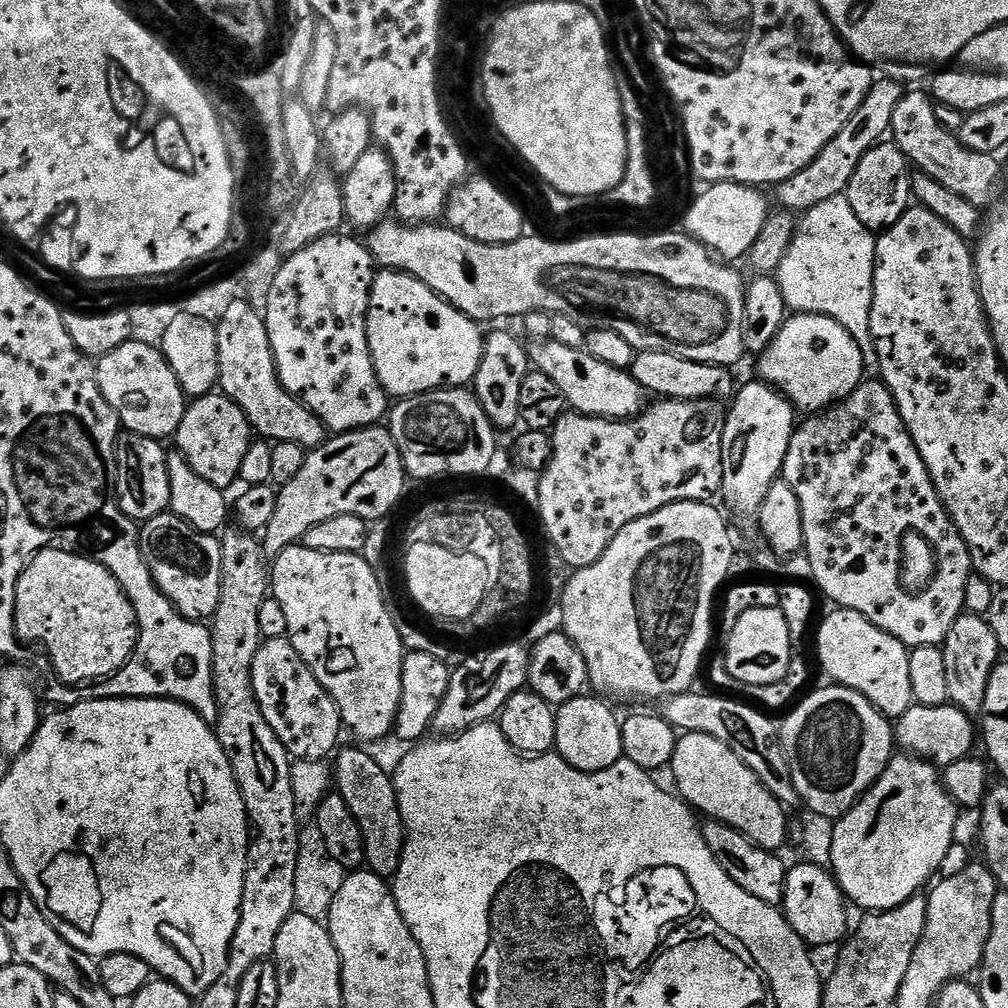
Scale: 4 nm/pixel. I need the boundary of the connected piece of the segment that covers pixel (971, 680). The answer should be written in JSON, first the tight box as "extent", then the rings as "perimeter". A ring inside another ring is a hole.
{"extent":[942,614,1002,718],"perimeter":[[[962,614],[954,626],[950,626],[950,634],[944,639],[942,647],[946,658],[950,703],[973,718],[979,717],[986,702],[986,682],[990,682],[990,674],[1002,656],[998,638],[994,638],[994,630],[990,630],[985,617]]]}

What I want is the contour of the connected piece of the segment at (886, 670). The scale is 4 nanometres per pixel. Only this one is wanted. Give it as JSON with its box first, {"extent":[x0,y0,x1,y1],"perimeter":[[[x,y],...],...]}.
{"extent":[814,608,913,718],"perimeter":[[[836,608],[814,632],[814,652],[820,655],[820,664],[828,671],[829,681],[841,688],[862,694],[884,716],[899,718],[913,706],[910,690],[910,649],[908,645],[878,630],[862,614],[849,608]]]}

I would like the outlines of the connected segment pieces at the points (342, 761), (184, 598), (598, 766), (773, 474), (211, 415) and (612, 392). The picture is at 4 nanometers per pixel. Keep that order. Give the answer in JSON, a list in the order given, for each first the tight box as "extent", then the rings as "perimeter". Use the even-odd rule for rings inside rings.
[{"extent":[334,746,404,878],"perimeter":[[[356,746],[360,748],[344,748],[341,747],[339,751],[335,753],[334,761],[336,760],[336,788],[335,791],[342,798],[346,798],[346,806],[350,806],[350,811],[354,813],[354,818],[358,821],[358,830],[362,830],[362,842],[364,843],[364,864],[366,865],[367,871],[373,872],[374,874],[378,874],[379,876],[385,878],[395,877],[396,871],[398,870],[398,866],[402,862],[402,854],[404,853],[404,819],[402,818],[402,814],[400,813],[400,803],[398,802],[398,798],[396,797],[396,786],[393,780],[393,777],[390,775],[389,769],[388,772],[383,768],[382,765],[379,764],[378,761],[375,760],[374,757],[371,756],[370,753],[367,752],[367,747],[364,746]]]},{"extent":[140,514,222,622],"perimeter":[[[165,514],[143,521],[140,549],[162,594],[187,620],[208,622],[215,617],[222,578],[221,541],[191,528],[181,516]]]},{"extent":[555,694,624,772],"perimeter":[[[585,694],[556,708],[555,751],[570,766],[583,772],[606,770],[617,764],[624,755],[622,750],[622,720],[612,713],[611,703]],[[596,699],[596,700],[595,700]],[[604,703],[604,704],[603,704]]]},{"extent":[722,382,798,514],"perimeter":[[[767,382],[755,383],[748,384],[745,388],[743,385],[735,393],[731,401],[732,408],[730,404],[726,412],[722,434],[722,500],[736,512],[752,514],[759,513],[770,486],[781,479],[786,450],[792,441],[796,416],[798,417],[797,409],[783,392]]]},{"extent":[174,394,254,490],"perimeter":[[[209,394],[195,397],[185,407],[184,417],[174,437],[174,448],[184,455],[186,462],[198,474],[206,478],[210,486],[228,490],[232,483],[240,480],[242,458],[254,439],[254,429],[248,423],[246,414],[229,396]]]},{"extent":[530,338,646,420],"perimeter":[[[551,338],[542,340],[531,345],[530,364],[535,371],[546,374],[546,378],[551,378],[561,388],[571,411],[587,416],[603,416],[605,420],[630,420],[639,416],[645,407],[646,393],[638,386],[631,371],[606,366],[606,362],[598,362],[598,358],[583,348],[562,346],[562,342]]]}]

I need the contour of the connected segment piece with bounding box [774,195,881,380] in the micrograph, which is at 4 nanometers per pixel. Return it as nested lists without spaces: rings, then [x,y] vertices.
[[[842,195],[830,198],[827,202],[818,202],[818,206],[803,213],[796,237],[790,242],[790,250],[786,250],[786,258],[782,258],[774,273],[782,290],[782,298],[793,313],[809,312],[834,318],[834,322],[842,325],[855,338],[862,350],[864,377],[867,380],[879,379],[881,374],[881,362],[878,361],[878,350],[874,346],[874,334],[870,334],[875,269],[876,236],[869,232],[866,226],[862,226],[862,222],[858,222],[858,214],[850,210],[847,195]]]

